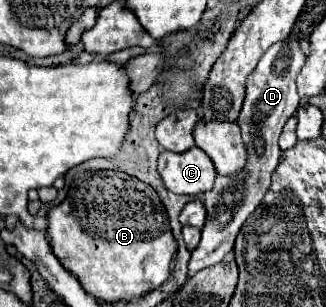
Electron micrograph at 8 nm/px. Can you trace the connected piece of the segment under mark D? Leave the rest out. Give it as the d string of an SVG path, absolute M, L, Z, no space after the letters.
M290 35L286 41L280 41L272 45L260 59L258 67L252 71L252 75L246 81L246 99L238 117L238 125L242 129L242 141L246 145L246 165L236 175L218 175L214 187L204 193L204 207L206 207L206 223L202 227L202 239L198 247L192 251L190 263L188 263L188 277L198 273L204 267L212 267L220 263L226 253L234 249L236 235L248 215L260 205L264 193L270 187L272 173L280 161L280 147L278 147L278 135L298 109L300 97L296 91L296 75L304 65L304 55L298 47L296 35Z

